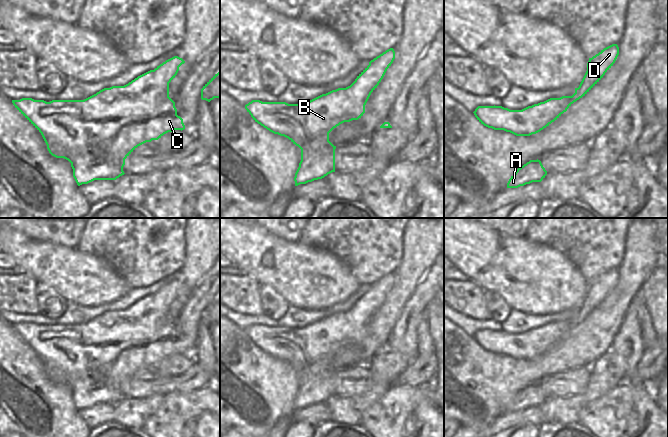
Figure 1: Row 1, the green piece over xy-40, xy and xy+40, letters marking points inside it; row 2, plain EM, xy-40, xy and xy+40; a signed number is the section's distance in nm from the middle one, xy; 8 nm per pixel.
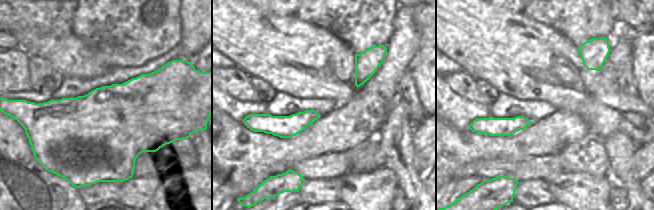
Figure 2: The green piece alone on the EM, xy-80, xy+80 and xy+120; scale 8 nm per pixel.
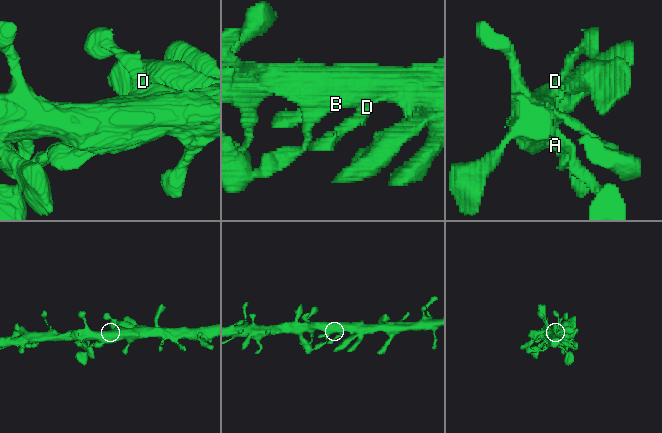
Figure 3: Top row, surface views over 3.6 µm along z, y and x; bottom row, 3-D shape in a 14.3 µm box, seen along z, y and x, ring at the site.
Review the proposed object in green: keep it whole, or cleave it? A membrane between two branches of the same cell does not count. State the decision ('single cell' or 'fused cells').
single cell

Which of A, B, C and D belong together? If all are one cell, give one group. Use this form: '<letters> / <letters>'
A B C D

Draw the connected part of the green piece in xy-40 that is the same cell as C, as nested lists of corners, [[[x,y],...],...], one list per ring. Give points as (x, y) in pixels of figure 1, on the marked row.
[[[174,56],[154,70],[150,70],[124,86],[104,88],[84,100],[12,100],[15,108],[41,133],[49,153],[71,163],[73,177],[78,186],[94,180],[116,180],[124,175],[125,159],[140,145],[158,140],[174,130],[184,130],[183,119],[177,115],[175,102],[169,97],[169,83],[175,78],[185,61]]]

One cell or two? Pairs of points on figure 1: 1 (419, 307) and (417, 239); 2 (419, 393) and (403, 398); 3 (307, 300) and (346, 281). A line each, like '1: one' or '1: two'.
1: two
2: one
3: one

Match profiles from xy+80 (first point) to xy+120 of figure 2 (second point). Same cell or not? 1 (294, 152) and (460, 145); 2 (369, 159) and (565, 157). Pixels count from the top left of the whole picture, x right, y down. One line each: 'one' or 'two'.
1: one
2: one

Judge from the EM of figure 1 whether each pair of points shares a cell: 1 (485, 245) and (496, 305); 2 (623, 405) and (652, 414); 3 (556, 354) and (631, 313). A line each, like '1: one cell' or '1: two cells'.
1: two cells
2: two cells
3: two cells

